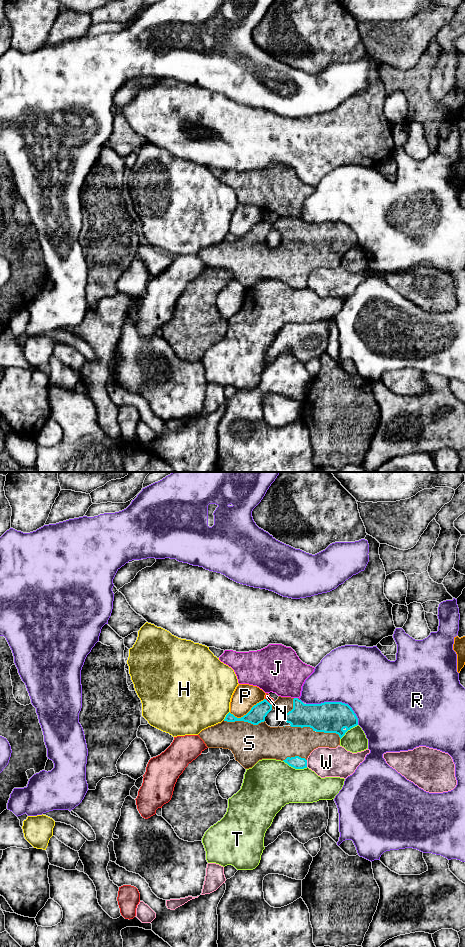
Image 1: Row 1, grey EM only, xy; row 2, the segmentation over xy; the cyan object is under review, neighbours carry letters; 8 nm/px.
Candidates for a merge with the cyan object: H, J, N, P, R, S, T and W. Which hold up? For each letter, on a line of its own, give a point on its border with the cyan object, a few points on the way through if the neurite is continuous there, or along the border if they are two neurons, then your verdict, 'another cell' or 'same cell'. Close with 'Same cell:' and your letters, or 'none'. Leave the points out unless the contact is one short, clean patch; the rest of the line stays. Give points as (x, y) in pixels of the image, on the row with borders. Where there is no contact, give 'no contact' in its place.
H: meets cyan in xy at (226, 715); another cell
J: meets cyan in xy at (296, 698); another cell
N: meets cyan in xy at (267, 701); border along xy (265, 698), (270, 704); another cell
P: meets cyan in xy at (247, 713); border along xy (264, 698), (240, 717), (235, 717), (229, 712); another cell
R: meets cyan in xy at (337, 702); another cell
S: meets cyan in xy at (244, 721); same cell
T: meets cyan in xy at (295, 768); another cell
W: meets cyan in xy at (306, 763); another cell
Same cell: S

